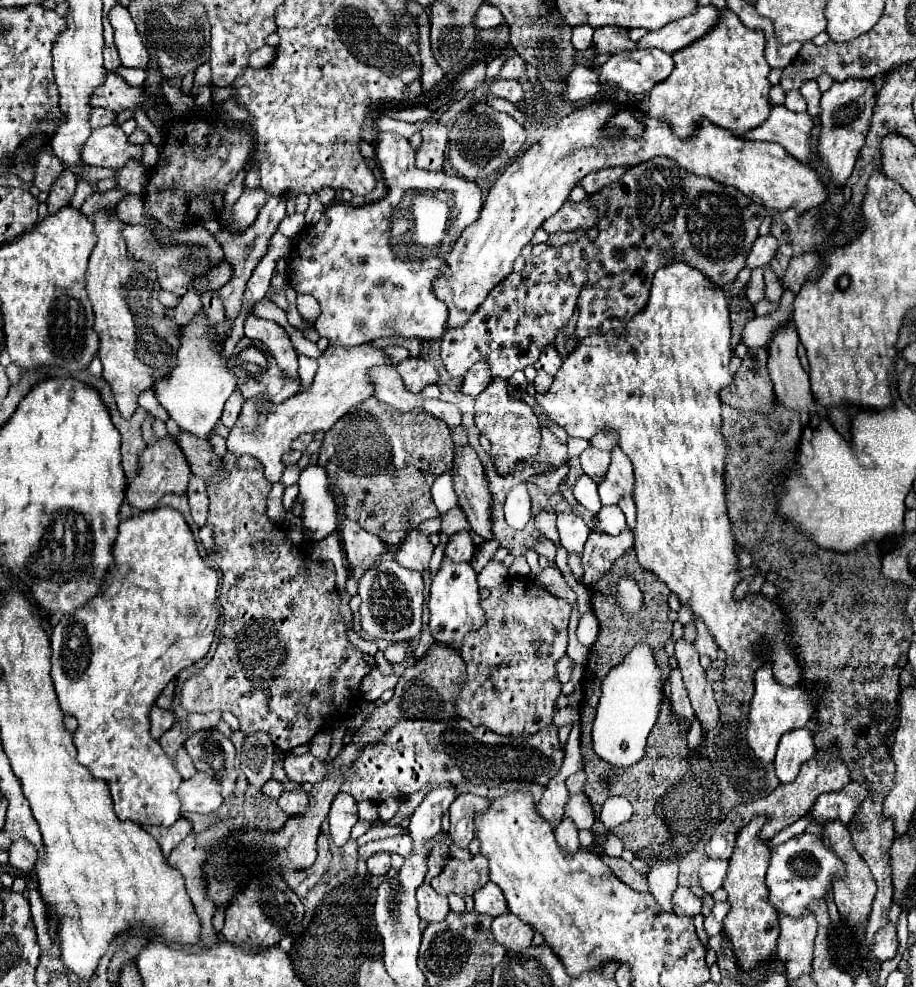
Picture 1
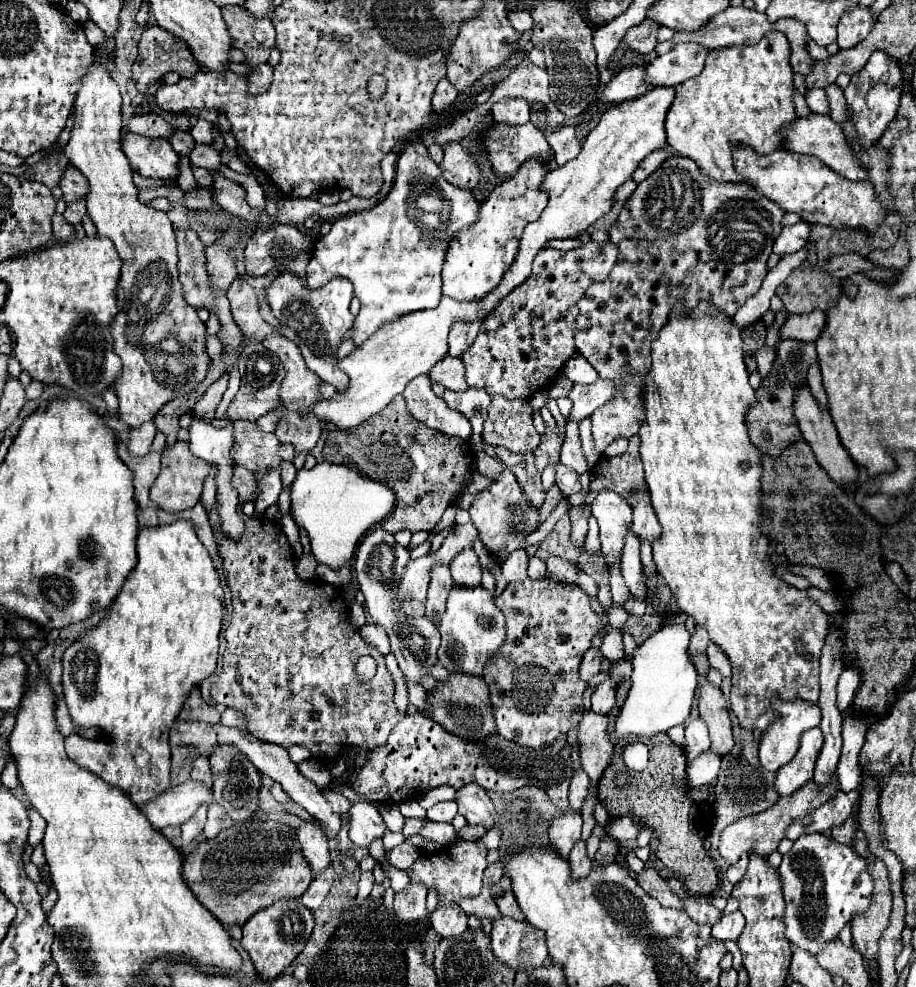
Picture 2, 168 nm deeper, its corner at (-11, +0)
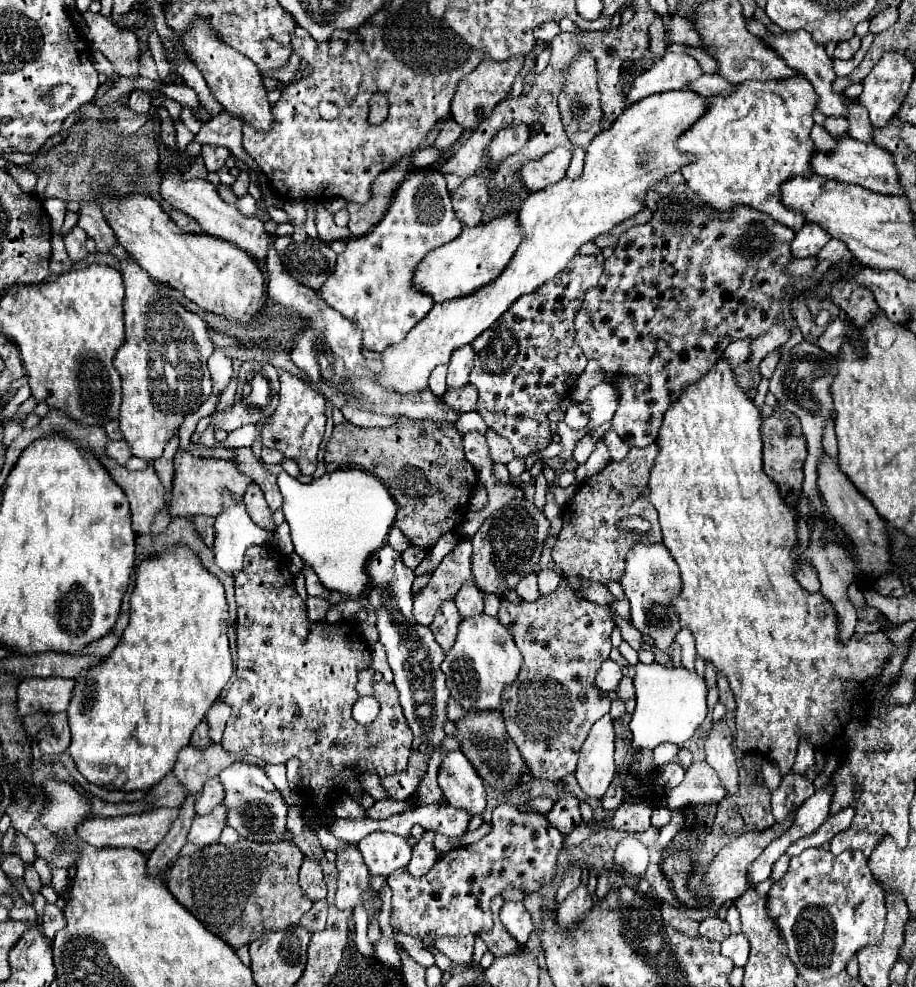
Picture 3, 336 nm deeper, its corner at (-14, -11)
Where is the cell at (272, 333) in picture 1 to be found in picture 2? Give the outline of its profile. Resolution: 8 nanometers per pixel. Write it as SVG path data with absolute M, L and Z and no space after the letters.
M281 329L275 331L275 333L269 333L269 335L263 339L263 347L265 347L267 351L273 351L273 353L281 359L281 363L283 363L283 367L285 367L285 371L287 371L279 393L281 393L281 407L287 405L289 409L283 413L283 417L281 417L277 429L275 429L275 435L277 435L277 439L279 439L281 443L291 443L297 453L299 453L299 451L309 453L309 451L315 447L315 443L319 441L321 433L323 433L321 421L319 421L315 415L311 415L311 407L321 399L321 395L319 395L319 391L317 391L321 379L319 379L313 371L307 369L307 365L303 363L301 353L299 353L299 347L295 347L295 343L291 343L291 339L287 339Z

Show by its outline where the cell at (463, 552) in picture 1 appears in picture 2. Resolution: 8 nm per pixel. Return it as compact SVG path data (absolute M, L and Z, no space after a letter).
M473 549L461 551L453 561L451 561L451 575L455 585L463 587L475 587L481 583L481 565Z

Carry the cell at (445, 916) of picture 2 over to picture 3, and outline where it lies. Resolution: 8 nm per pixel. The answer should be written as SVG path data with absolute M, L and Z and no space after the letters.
M440 936L436 940L436 948L438 952L446 954L454 964L458 966L468 966L472 962L472 954L474 954L474 938L476 936L462 936L462 938L448 938L448 936Z

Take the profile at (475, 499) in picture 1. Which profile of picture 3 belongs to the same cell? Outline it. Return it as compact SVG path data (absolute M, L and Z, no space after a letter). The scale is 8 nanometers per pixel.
M520 500L516 504L508 504L488 522L482 524L482 528L472 536L472 574L476 586L484 594L496 594L498 598L504 598L506 590L514 590L514 586L530 572L536 570L542 544L550 534L550 522L546 516L530 502Z

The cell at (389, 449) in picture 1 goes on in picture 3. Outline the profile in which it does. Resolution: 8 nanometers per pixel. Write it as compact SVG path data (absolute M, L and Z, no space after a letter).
M400 418L398 426L390 426L390 428L356 428L350 422L346 422L334 428L326 444L324 462L326 462L326 470L360 468L378 476L392 494L392 498L396 500L398 506L396 526L414 546L422 546L428 550L438 542L440 536L454 530L462 522L470 494L478 482L472 464L464 456L462 436L452 422Z

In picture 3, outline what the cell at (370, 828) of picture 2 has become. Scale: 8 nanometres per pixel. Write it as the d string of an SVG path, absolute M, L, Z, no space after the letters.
M372 832L358 842L358 850L372 876L388 878L394 870L408 866L412 848L404 836L392 832Z

